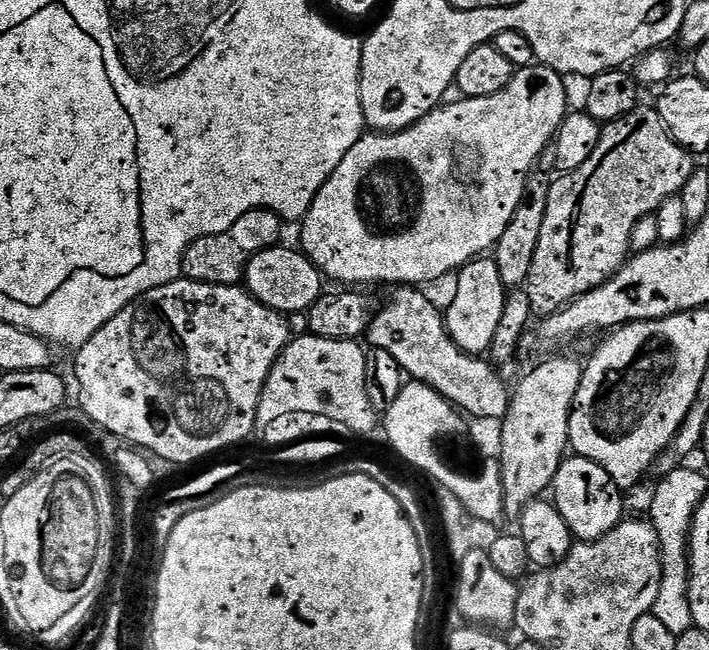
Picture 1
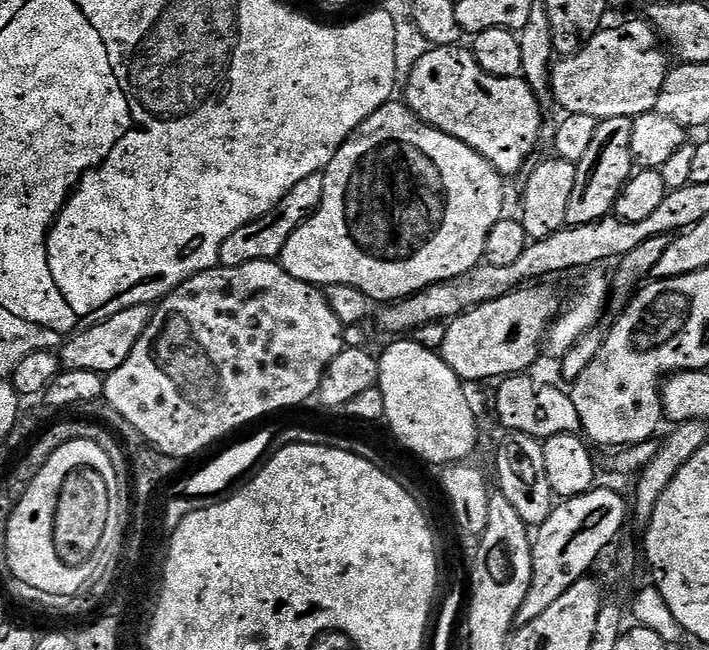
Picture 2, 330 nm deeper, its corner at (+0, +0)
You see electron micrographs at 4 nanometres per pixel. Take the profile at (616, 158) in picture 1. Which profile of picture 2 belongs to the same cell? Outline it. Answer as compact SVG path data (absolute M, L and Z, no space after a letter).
M633 117L610 118L596 125L596 133L586 155L576 165L574 191L570 193L570 203L566 209L569 225L589 224L609 215L616 207L618 194L626 186L634 171L634 161L630 150L630 136L634 134Z

